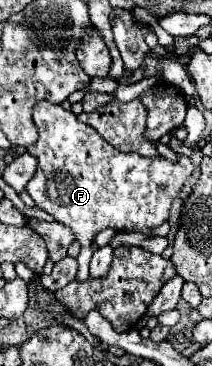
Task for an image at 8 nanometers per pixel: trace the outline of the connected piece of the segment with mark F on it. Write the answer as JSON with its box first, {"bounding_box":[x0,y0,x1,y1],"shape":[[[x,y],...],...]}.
{"bounding_box":[26,101,194,282],"shape":[[[40,101],[34,107],[34,123],[38,127],[38,141],[26,147],[38,159],[38,171],[34,179],[28,183],[26,191],[34,199],[36,207],[50,213],[58,223],[70,227],[81,245],[77,257],[79,264],[76,280],[83,282],[89,277],[89,264],[93,255],[91,248],[96,233],[104,229],[114,231],[138,231],[146,237],[152,237],[152,229],[162,225],[168,215],[172,201],[180,195],[182,185],[190,179],[194,171],[194,163],[190,157],[176,153],[178,159],[170,161],[166,157],[142,157],[138,153],[120,153],[108,141],[104,141],[92,127],[78,121],[78,117],[64,109],[62,105]]]}

